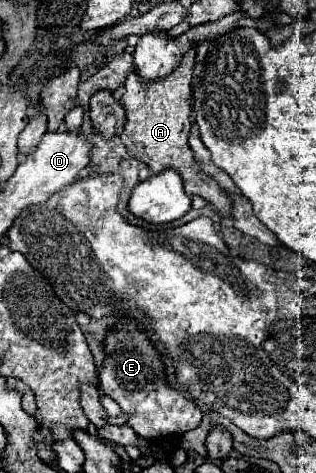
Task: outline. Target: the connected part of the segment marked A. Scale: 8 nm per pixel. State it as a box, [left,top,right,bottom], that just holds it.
[120,48,230,216]

